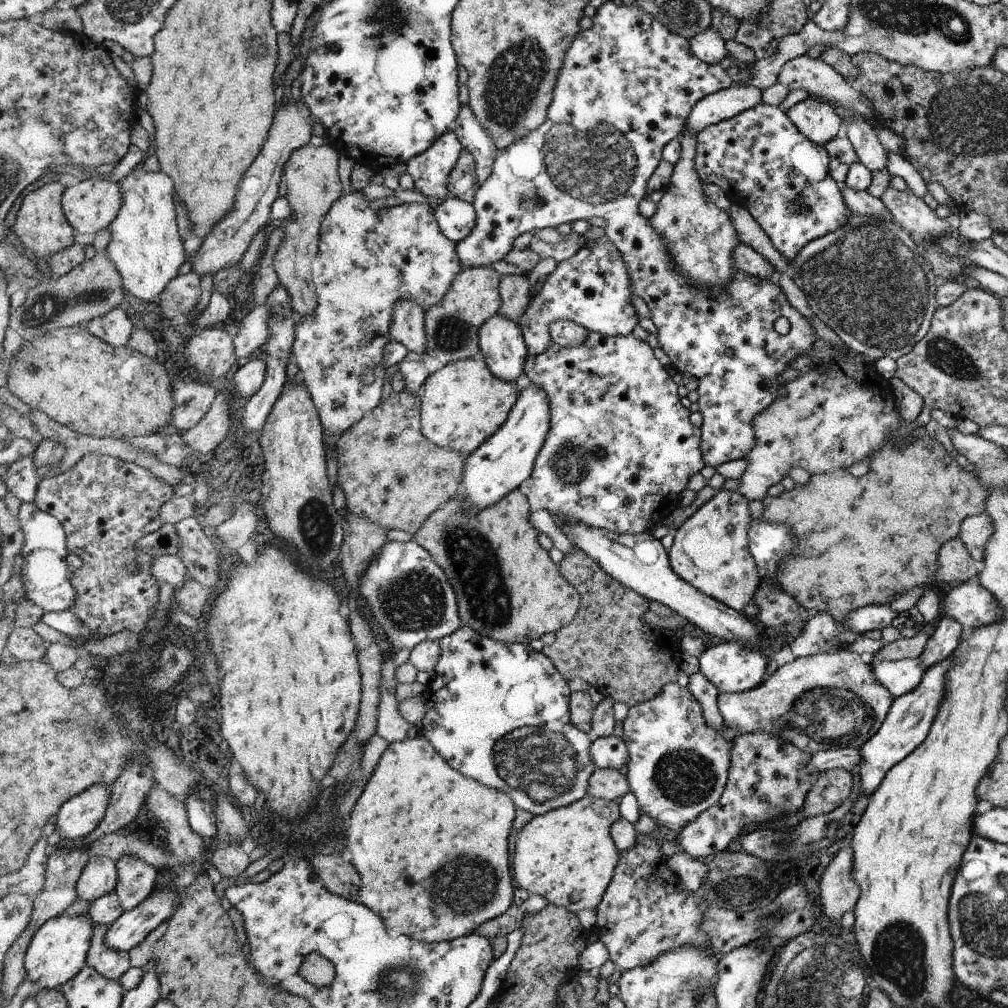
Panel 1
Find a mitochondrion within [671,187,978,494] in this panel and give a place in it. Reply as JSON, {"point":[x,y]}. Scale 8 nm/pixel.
{"point":[869,283]}

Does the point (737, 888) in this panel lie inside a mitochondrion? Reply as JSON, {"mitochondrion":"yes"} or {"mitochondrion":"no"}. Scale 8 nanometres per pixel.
{"mitochondrion":"yes"}

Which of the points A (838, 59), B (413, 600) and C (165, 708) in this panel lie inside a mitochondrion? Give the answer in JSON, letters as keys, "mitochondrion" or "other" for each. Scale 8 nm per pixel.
{"A":"other","B":"mitochondrion","C":"other"}

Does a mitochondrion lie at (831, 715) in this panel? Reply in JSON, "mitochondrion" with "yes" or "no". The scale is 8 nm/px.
{"mitochondrion":"yes"}

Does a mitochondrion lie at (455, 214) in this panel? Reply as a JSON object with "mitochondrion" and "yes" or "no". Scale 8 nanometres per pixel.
{"mitochondrion":"no"}

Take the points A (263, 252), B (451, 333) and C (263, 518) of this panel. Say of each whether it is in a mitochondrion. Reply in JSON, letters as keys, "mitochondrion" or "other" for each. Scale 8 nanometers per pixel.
{"A":"other","B":"mitochondrion","C":"other"}

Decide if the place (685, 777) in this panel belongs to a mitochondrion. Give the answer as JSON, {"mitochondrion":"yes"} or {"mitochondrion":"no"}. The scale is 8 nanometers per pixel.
{"mitochondrion":"yes"}

